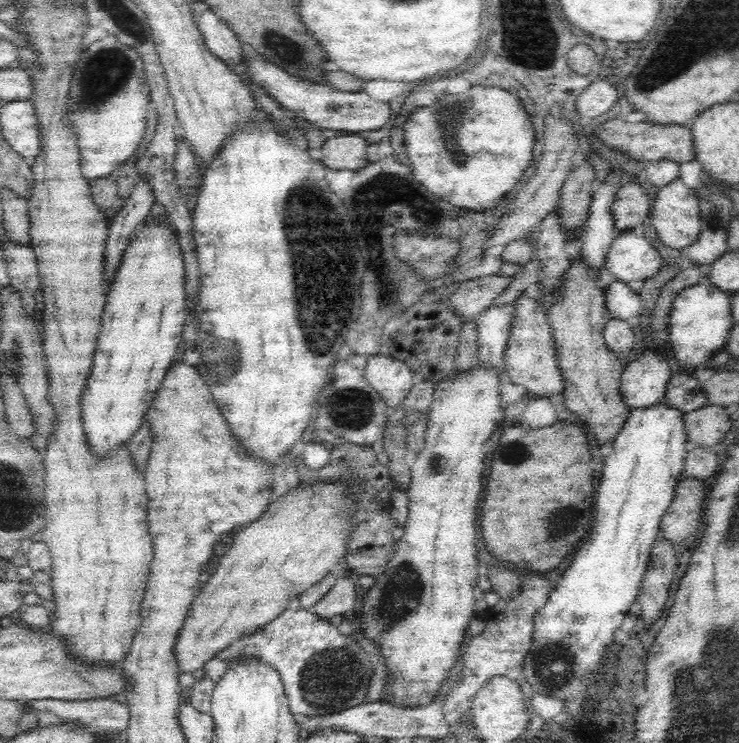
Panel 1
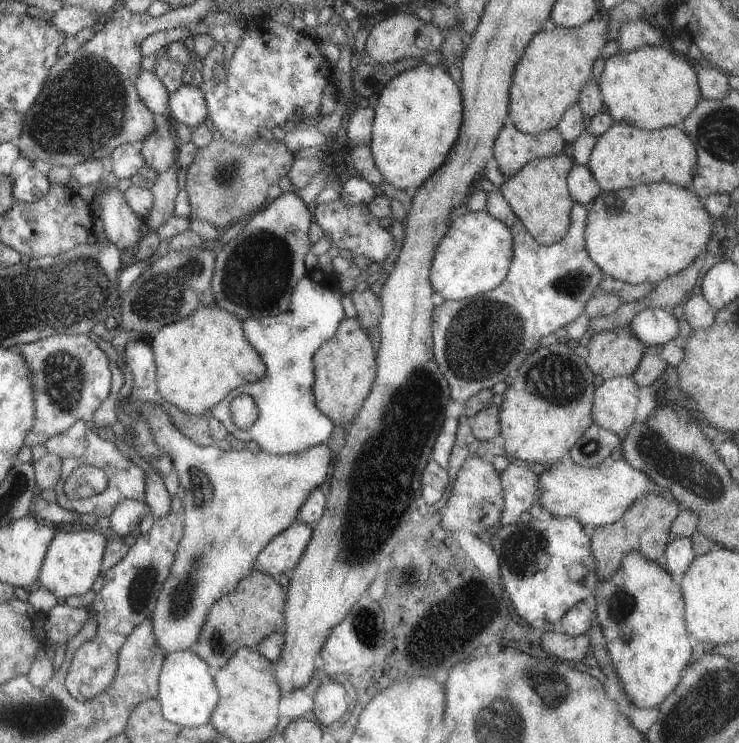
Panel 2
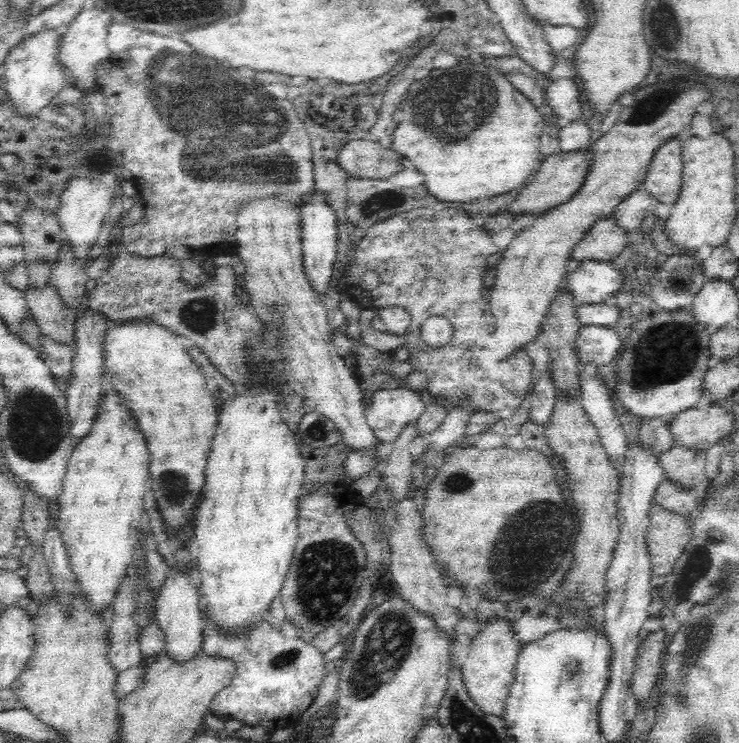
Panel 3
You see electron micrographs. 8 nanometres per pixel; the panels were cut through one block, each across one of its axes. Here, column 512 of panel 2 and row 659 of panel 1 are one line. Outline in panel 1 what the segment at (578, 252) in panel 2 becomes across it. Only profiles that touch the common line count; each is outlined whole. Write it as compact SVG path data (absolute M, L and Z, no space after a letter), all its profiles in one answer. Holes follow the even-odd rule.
M286 609L266 627L216 654L202 669L205 676L218 683L233 661L243 657L268 663L278 671L293 715L327 715L362 704L372 676L372 655L363 642L342 636L328 621L304 609Z

